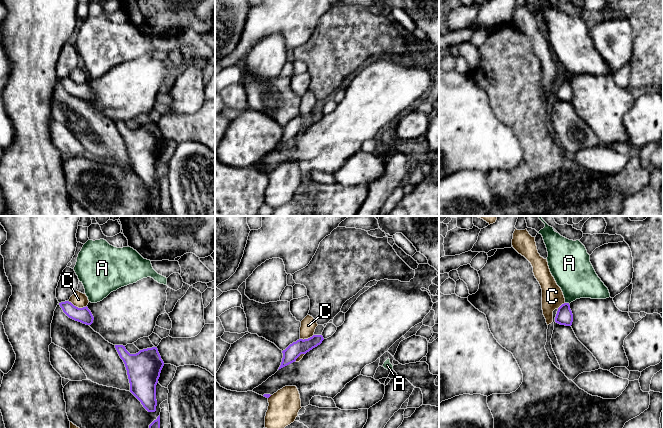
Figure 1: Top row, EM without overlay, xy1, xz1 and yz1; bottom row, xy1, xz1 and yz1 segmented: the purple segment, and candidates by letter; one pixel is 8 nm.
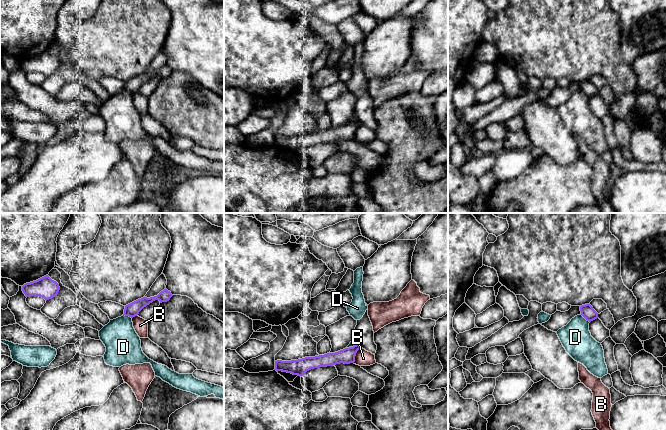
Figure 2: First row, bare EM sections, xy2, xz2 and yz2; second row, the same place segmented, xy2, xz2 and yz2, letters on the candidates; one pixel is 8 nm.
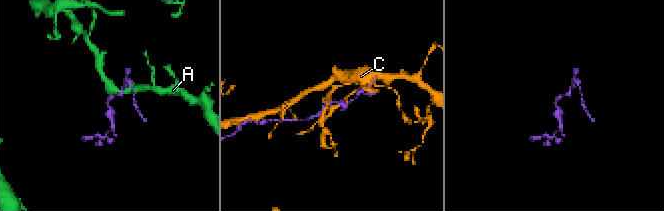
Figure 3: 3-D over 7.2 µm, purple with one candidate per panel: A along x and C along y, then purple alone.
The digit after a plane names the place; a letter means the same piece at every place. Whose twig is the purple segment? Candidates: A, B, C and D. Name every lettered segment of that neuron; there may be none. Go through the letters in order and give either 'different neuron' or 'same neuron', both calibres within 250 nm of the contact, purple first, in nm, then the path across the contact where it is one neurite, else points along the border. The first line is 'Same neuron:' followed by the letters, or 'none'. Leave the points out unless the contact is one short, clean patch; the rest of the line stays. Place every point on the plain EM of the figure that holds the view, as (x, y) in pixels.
Same neuron: A
A: same neuron | 140/320 nm | across yz1 (564, 92), (564, 85), (567, 79), (574, 62), (574, 50)
B: different neuron | 120/130 nm | along xz2 (361, 123), (357, 127), (353, 138)
C: different neuron | 120/120 nm
D: different neuron | 110/240 nm | along yz2 (580, 90), (589, 98)

